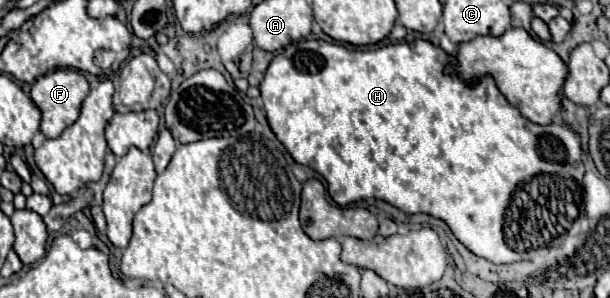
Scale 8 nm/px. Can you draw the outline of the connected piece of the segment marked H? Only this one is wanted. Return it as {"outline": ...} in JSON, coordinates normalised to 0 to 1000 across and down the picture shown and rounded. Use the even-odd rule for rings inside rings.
{"outline":[[[493,134],[480,141],[464,181],[451,188],[451,201],[441,215],[434,262],[428,275],[428,329],[434,349],[438,403],[457,477],[470,497],[470,510],[480,523],[484,544],[513,564],[536,604],[539,658],[556,691],[572,691],[585,671],[598,664],[618,664],[628,678],[638,678],[641,691],[661,705],[664,718],[703,718],[710,732],[723,732],[739,779],[782,859],[808,879],[808,886],[841,886],[851,872],[874,872],[880,859],[893,859],[900,832],[920,826],[923,785],[930,785],[939,758],[939,745],[949,725],[949,691],[956,685],[956,591],[959,591],[959,550],[956,550],[956,497],[952,497],[952,456],[926,409],[903,409],[903,416],[877,416],[851,383],[844,356],[831,342],[831,329],[815,302],[811,275],[805,262],[785,268],[775,295],[769,295],[762,275],[756,275],[743,235],[743,188],[723,174],[716,154],[697,134],[680,141],[657,141],[657,148],[638,148],[625,154],[618,168],[582,168],[559,148],[543,148],[533,134]],[[930,671],[939,671],[939,698],[946,718],[933,711]]]}

